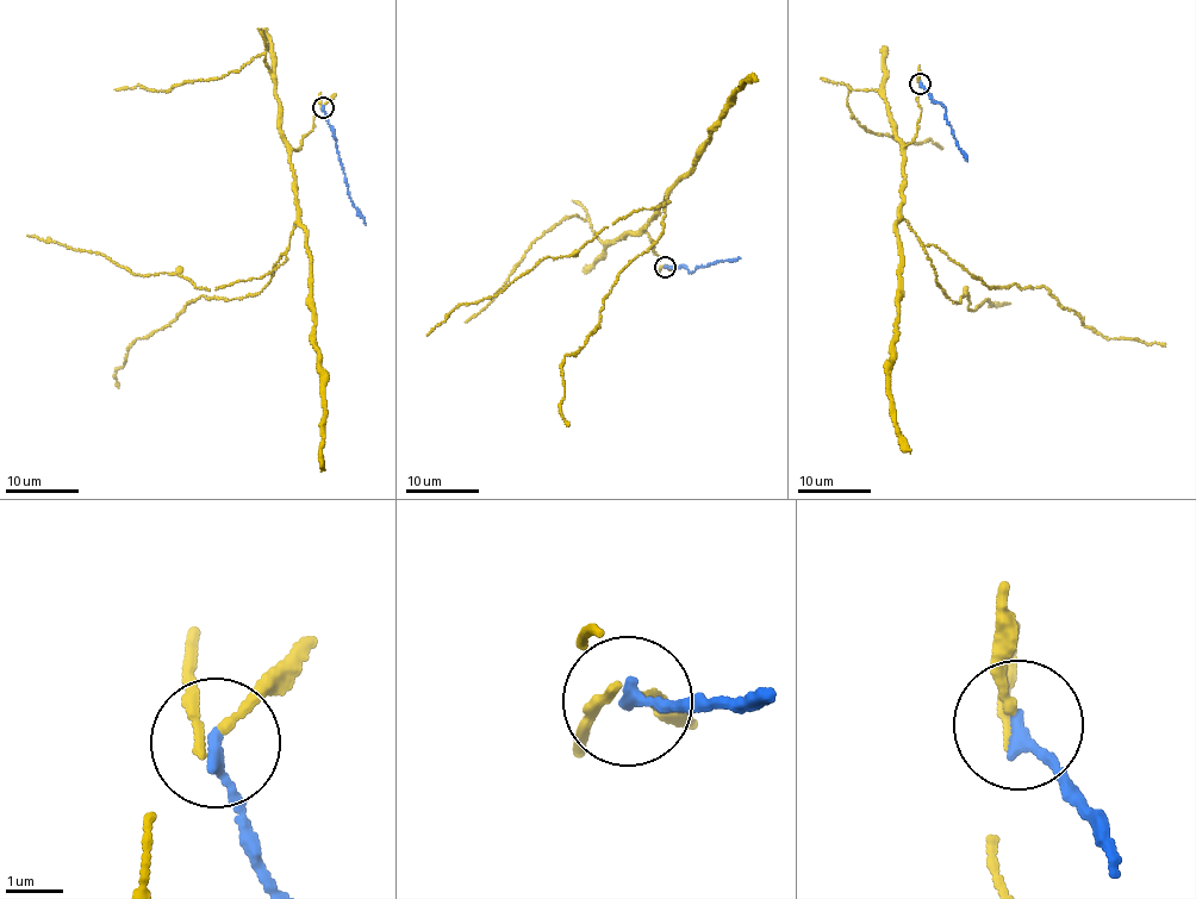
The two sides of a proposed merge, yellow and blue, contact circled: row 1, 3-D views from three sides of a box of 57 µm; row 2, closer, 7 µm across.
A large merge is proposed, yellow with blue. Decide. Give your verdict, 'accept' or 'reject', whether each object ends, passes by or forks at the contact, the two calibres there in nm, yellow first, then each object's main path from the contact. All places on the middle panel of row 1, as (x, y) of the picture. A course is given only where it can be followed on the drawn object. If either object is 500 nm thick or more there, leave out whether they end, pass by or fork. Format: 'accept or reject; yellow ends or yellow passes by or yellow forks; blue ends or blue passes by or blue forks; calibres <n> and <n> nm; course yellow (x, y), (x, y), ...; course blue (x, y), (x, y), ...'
reject; yellow passes by; blue ends; calibres 160 and 200 nm; course yellow (664, 267), (643, 229), (666, 194), (658, 242), (618, 275), (599, 326), (565, 356), (561, 416), (570, 424); course blue (664, 266), (679, 264), (692, 273), (699, 266), (740, 257)

